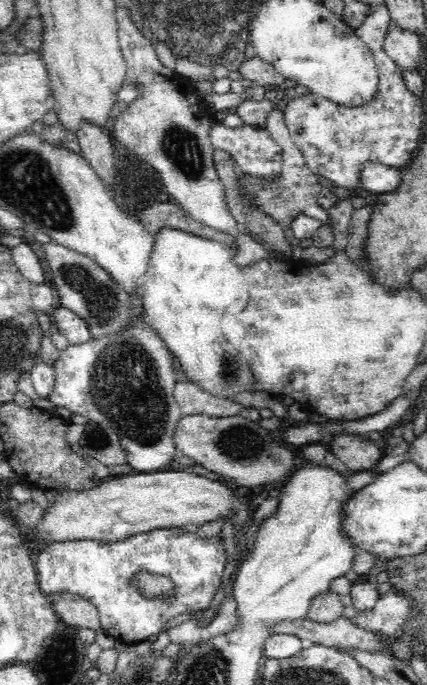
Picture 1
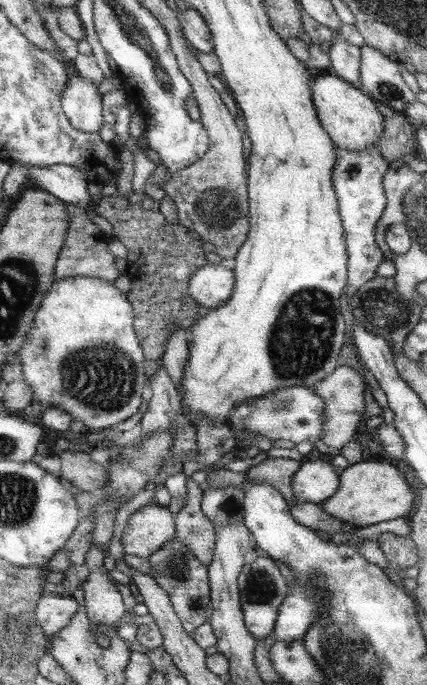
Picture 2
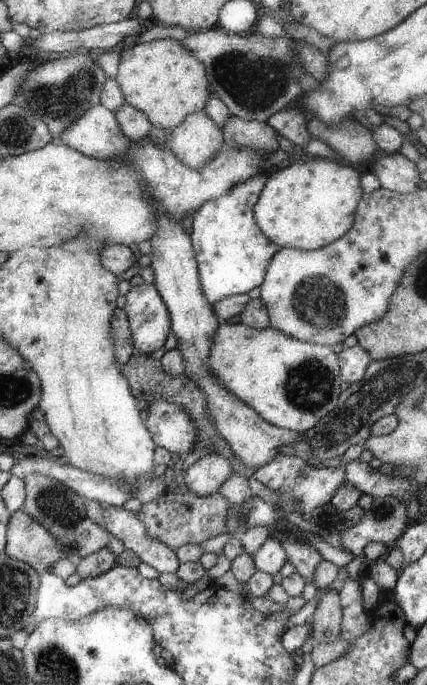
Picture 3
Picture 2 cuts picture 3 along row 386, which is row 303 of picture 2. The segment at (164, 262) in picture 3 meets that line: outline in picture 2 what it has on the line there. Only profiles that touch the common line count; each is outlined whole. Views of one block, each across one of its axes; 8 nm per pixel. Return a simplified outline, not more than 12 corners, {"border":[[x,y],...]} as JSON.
{"border":[[207,264],[189,278],[189,296],[219,308],[233,296],[229,264]]}

